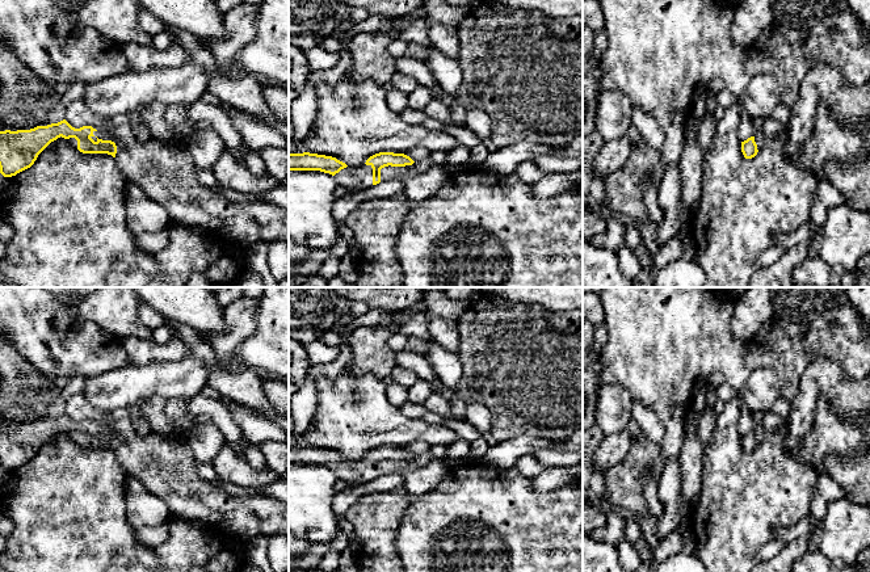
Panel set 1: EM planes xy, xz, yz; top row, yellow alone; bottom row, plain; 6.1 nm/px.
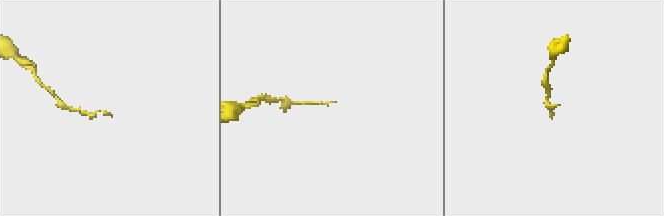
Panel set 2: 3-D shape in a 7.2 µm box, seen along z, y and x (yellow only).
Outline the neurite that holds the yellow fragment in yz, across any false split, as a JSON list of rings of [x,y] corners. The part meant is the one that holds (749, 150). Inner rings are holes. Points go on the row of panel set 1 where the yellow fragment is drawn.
[[[756,130],[755,134],[747,140],[741,142],[741,152],[745,159],[752,159],[757,152],[765,147],[768,139],[762,130]]]

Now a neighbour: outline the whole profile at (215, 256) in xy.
[[[171,219],[167,230],[168,245],[152,253],[163,273],[160,278],[140,270],[110,273],[106,287],[186,287],[193,272],[219,287],[231,283],[247,269],[247,247],[223,234],[202,232],[176,219]]]

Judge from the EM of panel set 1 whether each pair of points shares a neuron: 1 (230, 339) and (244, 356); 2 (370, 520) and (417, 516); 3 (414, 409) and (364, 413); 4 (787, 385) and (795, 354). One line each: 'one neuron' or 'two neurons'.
1: two neurons
2: two neurons
3: two neurons
4: one neuron

